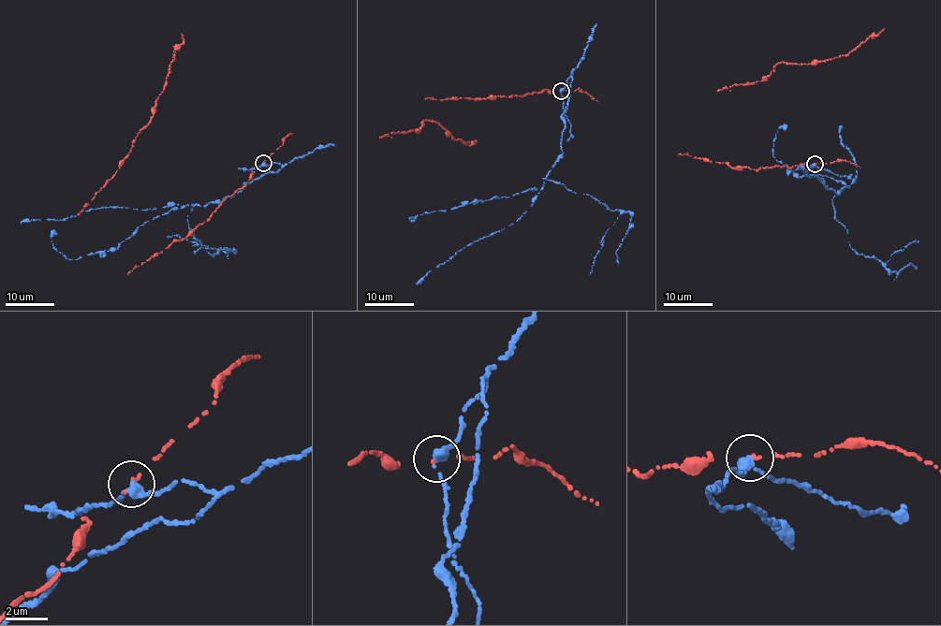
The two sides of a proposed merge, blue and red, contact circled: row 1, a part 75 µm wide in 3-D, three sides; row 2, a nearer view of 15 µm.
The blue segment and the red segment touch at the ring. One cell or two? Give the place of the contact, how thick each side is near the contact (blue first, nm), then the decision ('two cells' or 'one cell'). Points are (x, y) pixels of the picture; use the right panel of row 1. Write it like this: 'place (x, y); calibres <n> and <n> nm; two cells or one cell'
place (815, 164); calibres 320 and 170 nm; two cells

